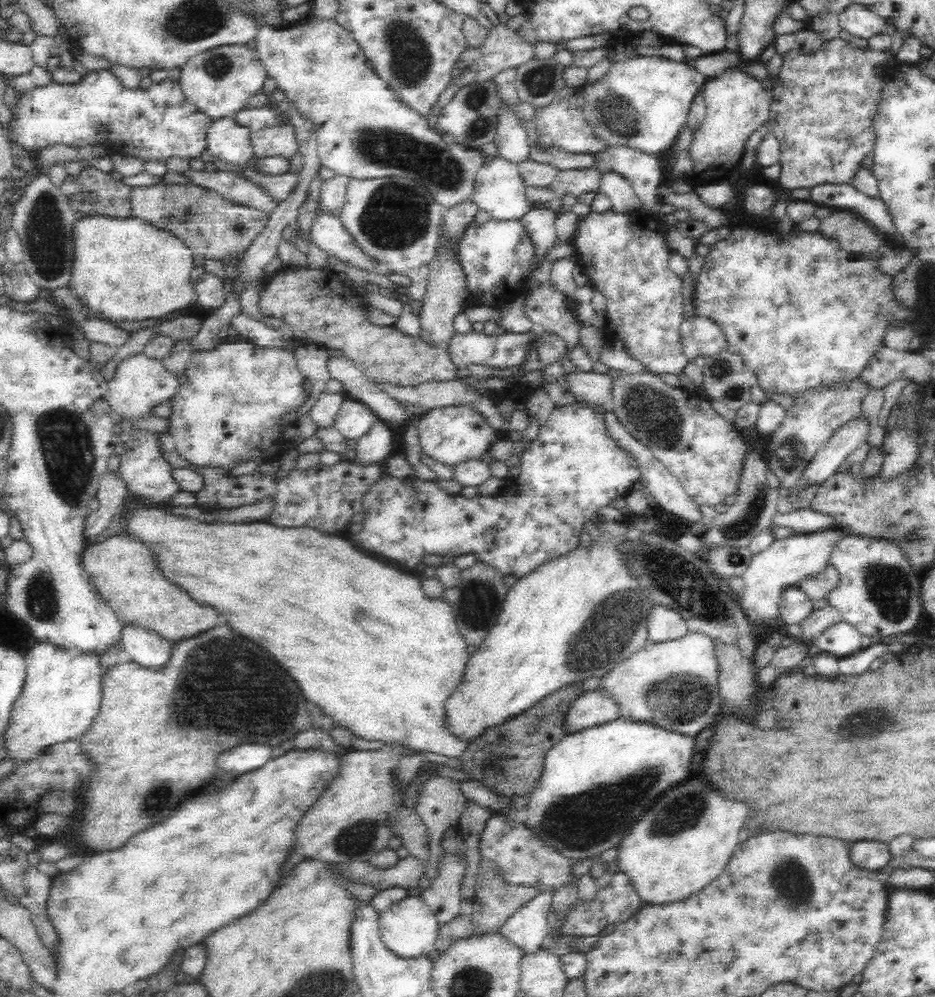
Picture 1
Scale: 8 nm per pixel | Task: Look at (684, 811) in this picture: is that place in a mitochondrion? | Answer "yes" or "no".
yes

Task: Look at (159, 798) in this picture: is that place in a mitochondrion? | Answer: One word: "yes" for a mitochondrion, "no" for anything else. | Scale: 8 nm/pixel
yes

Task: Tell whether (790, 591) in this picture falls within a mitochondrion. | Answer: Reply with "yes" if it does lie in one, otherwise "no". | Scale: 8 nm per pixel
no

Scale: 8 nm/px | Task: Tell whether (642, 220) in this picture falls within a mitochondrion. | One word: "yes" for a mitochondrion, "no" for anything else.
no

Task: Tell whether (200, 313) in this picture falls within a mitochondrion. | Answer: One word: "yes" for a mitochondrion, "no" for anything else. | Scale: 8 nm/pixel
no

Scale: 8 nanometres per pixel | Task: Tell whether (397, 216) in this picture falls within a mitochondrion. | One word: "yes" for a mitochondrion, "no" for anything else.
yes

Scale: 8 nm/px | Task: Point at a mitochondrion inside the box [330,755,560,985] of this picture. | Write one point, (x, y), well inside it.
(354, 840)

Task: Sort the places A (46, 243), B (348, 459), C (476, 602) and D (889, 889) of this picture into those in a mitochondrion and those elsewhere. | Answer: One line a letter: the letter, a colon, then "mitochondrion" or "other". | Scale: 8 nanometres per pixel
A: mitochondrion
B: other
C: mitochondrion
D: other

